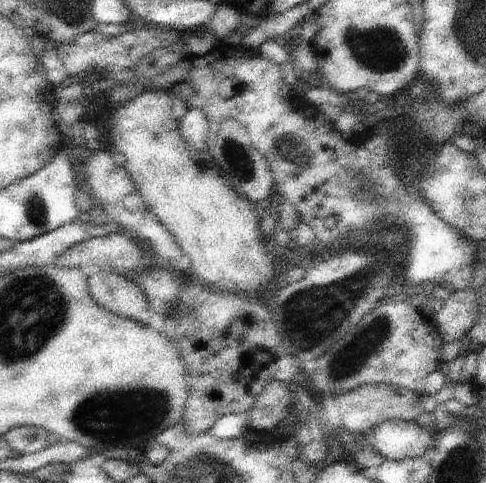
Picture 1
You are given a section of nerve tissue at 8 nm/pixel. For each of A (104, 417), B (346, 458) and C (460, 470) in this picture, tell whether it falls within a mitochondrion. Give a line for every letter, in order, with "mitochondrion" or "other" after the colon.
A: mitochondrion
B: other
C: mitochondrion

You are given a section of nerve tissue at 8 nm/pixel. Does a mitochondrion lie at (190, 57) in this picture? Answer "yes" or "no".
no

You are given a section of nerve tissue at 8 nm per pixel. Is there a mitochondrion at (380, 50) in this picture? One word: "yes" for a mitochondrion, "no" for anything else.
yes

